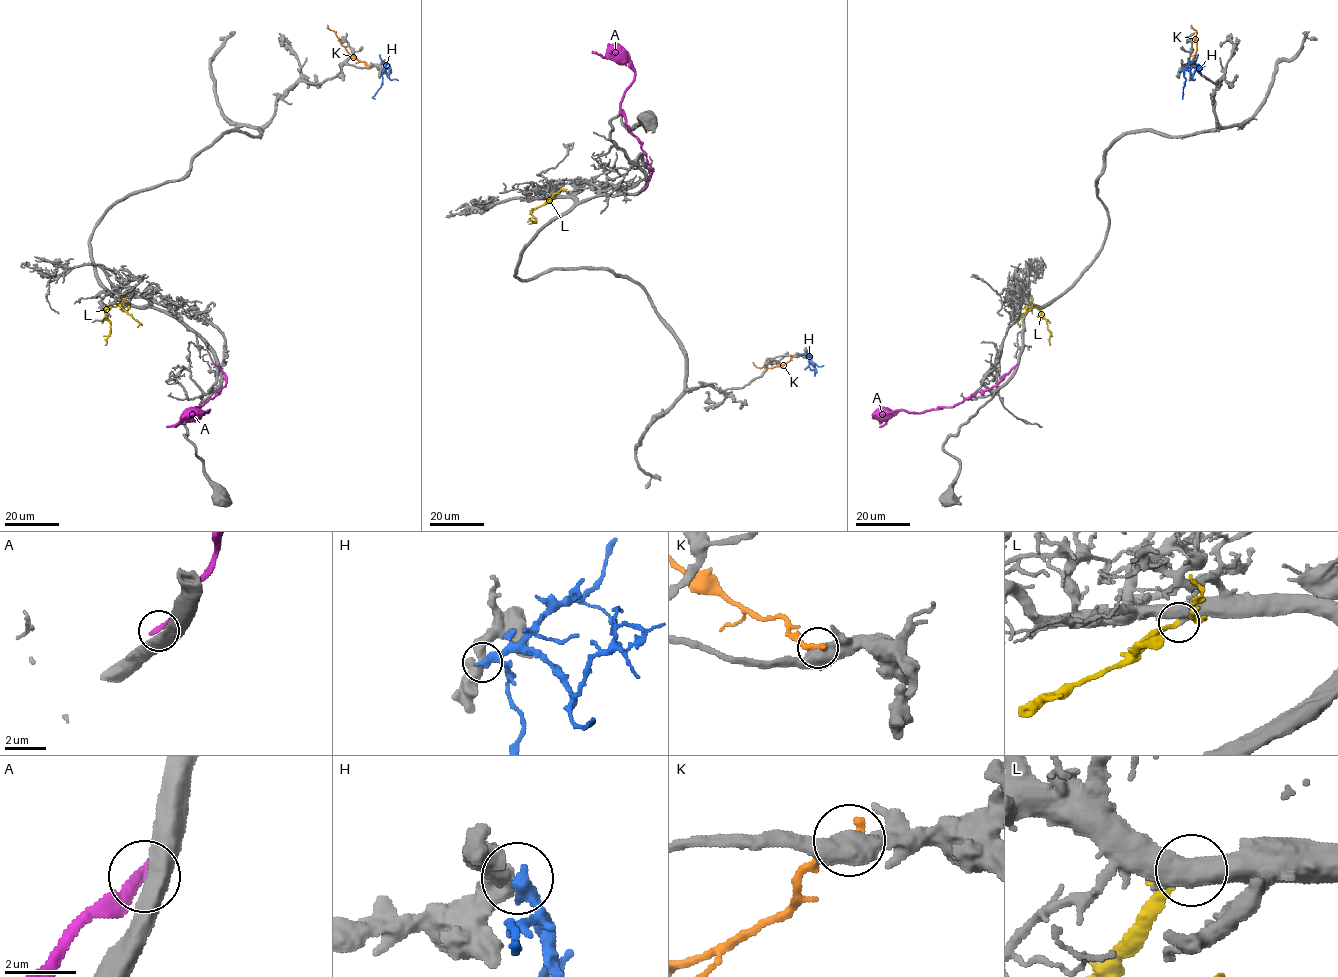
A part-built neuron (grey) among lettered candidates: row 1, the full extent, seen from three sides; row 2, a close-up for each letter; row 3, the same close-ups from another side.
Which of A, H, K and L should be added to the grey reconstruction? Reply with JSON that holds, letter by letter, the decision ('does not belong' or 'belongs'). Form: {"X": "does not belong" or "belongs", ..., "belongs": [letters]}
{"A": "does not belong", "H": "does not belong", "K": "does not belong", "L": "belongs", "belongs": ["L"]}

